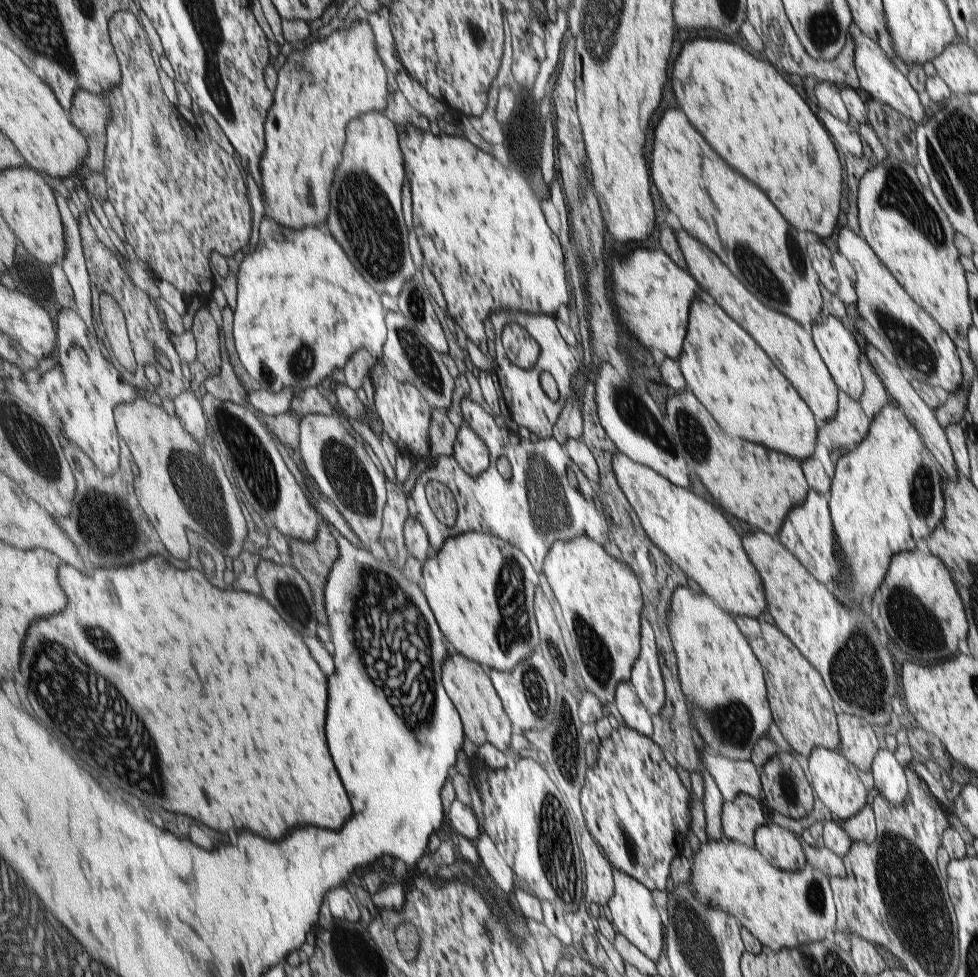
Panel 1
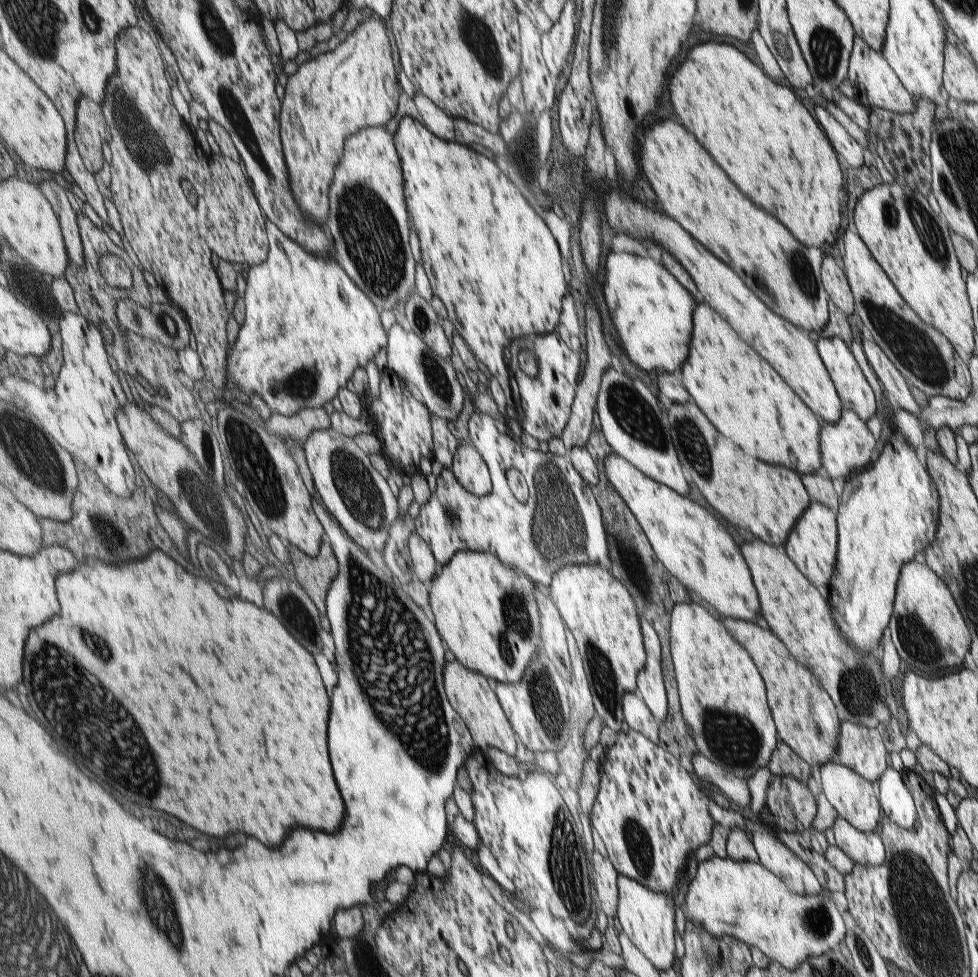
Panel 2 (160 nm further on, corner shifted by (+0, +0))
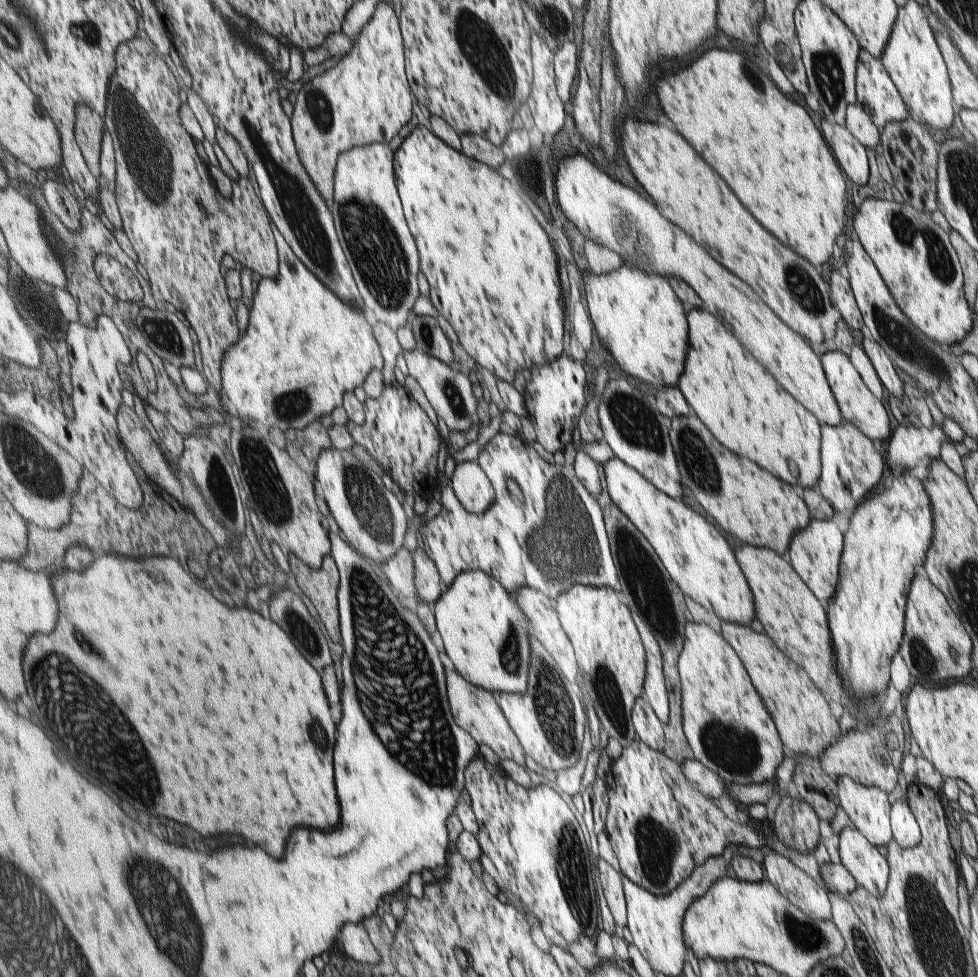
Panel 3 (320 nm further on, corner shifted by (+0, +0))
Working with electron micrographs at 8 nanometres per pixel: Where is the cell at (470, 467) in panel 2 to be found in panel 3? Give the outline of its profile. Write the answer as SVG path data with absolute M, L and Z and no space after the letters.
M473 462L457 464L451 478L452 489L465 510L483 516L496 499L494 484L484 468Z

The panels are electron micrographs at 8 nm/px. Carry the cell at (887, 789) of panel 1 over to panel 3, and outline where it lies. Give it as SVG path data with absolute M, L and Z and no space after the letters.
M904 796L890 806L890 827L893 840L902 848L917 846L920 830L912 812L911 804L903 804Z

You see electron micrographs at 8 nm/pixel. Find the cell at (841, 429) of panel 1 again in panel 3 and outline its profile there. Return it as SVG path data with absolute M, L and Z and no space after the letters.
M843 421L838 426L821 424L821 478L815 489L829 502L835 513L834 519L841 527L844 520L839 513L856 510L865 499L865 494L879 482L883 474L883 458L871 442L851 422Z

